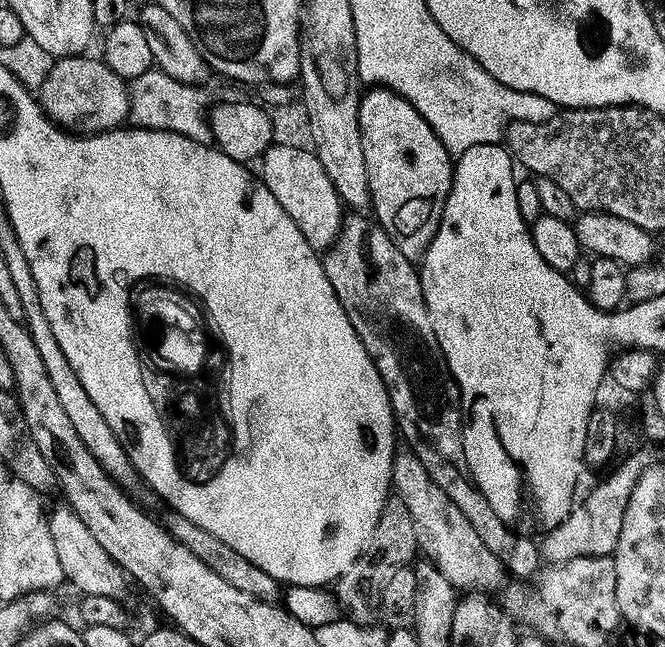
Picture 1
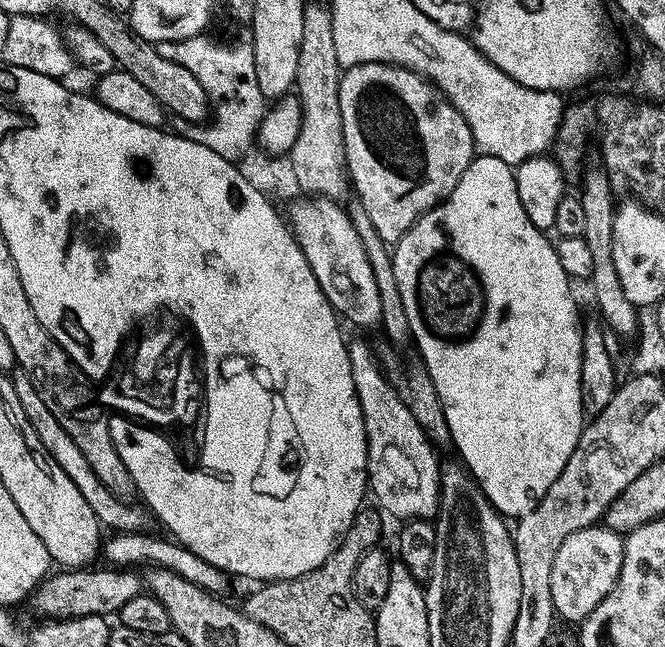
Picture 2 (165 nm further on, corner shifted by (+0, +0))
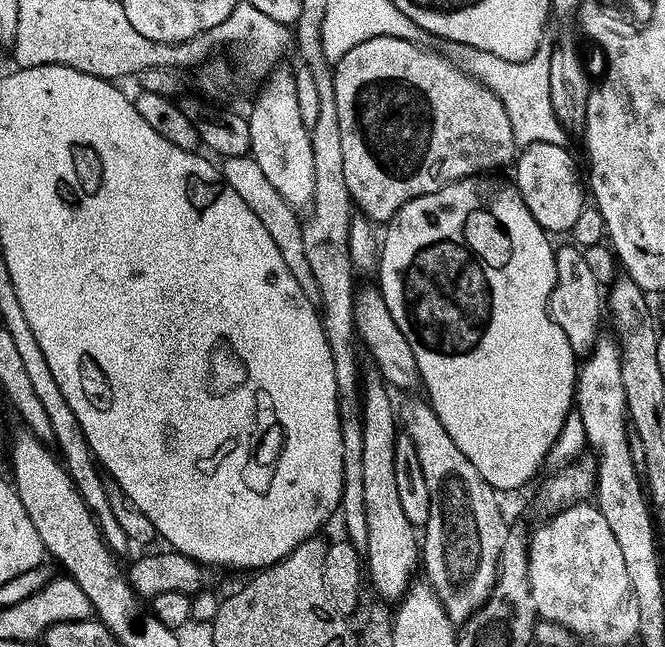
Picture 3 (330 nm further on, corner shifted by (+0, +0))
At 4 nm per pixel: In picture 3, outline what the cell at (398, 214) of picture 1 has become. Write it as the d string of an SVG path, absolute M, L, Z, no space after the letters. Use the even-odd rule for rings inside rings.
M375 36L366 42L358 42L342 58L335 61L332 81L334 82L334 102L338 102L338 130L342 134L342 171L346 173L346 186L352 195L352 203L363 215L373 222L387 222L406 202L422 194L434 194L455 180L466 180L470 176L491 173L492 168L503 164L511 165L518 152L514 130L510 130L510 118L506 118L506 106L480 80L475 80L467 71L455 68L444 56L419 48L419 43L404 40L400 36Z

